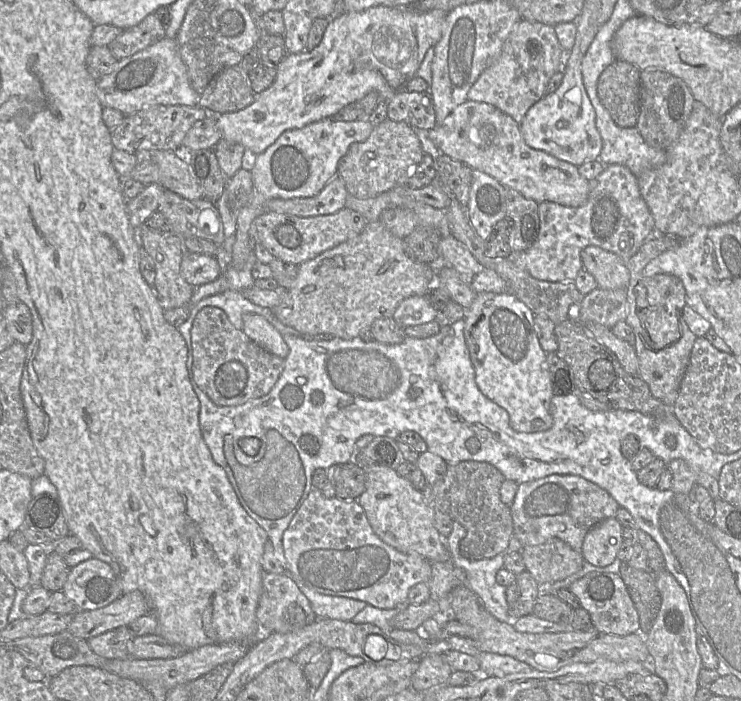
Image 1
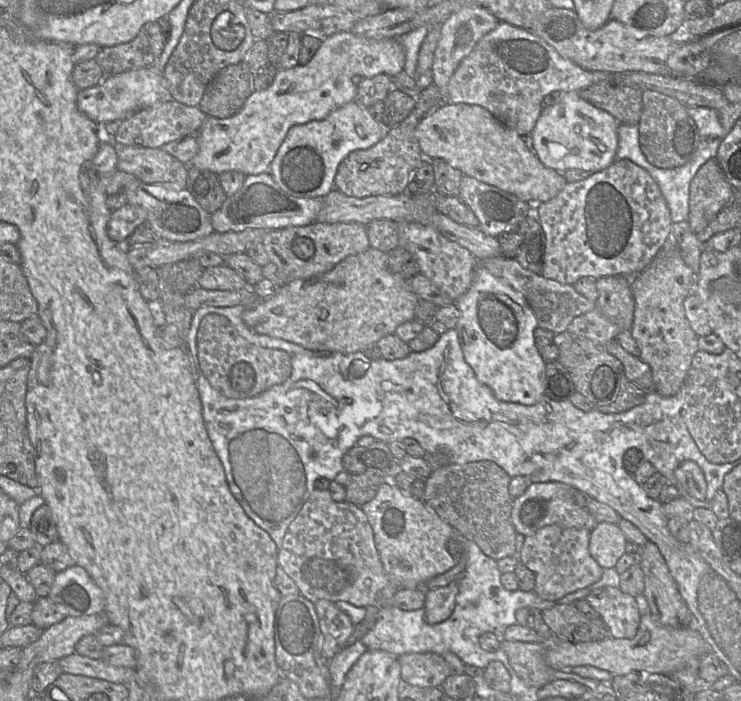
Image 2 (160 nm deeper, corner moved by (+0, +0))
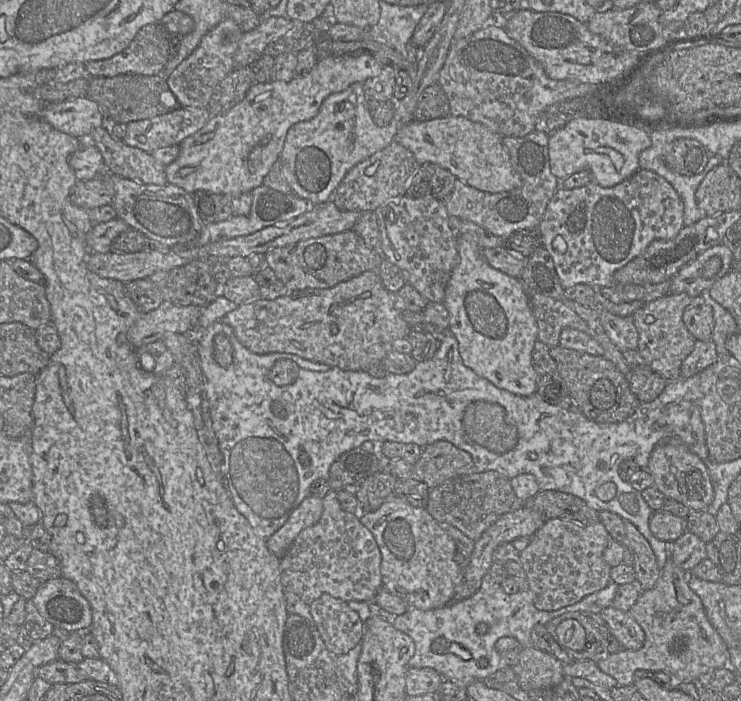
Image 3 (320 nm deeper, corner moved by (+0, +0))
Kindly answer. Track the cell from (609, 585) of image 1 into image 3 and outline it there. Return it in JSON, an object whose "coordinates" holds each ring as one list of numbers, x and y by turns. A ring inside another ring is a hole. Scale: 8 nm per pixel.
{"coordinates":[[612,605,599,613,606,621,609,632,618,640,623,649,639,650,645,642,645,633,641,626,627,612]]}

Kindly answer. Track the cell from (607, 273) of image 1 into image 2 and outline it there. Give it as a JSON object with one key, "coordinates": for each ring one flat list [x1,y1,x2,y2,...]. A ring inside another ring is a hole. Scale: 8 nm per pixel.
{"coordinates":[[605,276,595,280,597,308,622,331,630,331,634,320,635,299,626,276]]}

